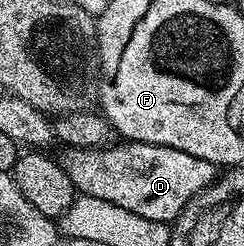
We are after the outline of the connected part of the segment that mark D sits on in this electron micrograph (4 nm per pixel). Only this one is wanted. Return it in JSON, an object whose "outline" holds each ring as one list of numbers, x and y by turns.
{"outline":[[129,140,119,143,119,146,107,144,92,150,63,149,60,161,78,194,120,204,120,208,128,208,128,212,136,212,136,216,144,216,144,220,170,224,180,216,188,200,211,185,216,177,214,163,180,152,180,148]]}

